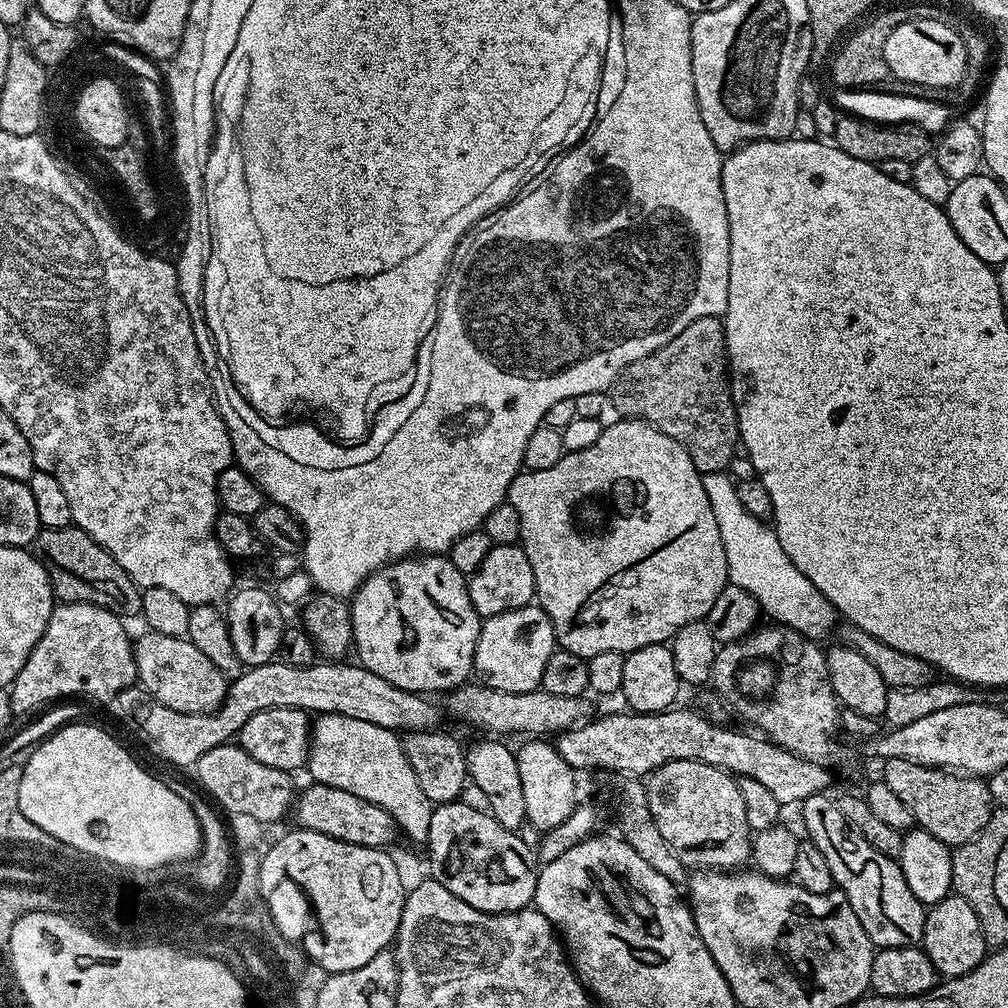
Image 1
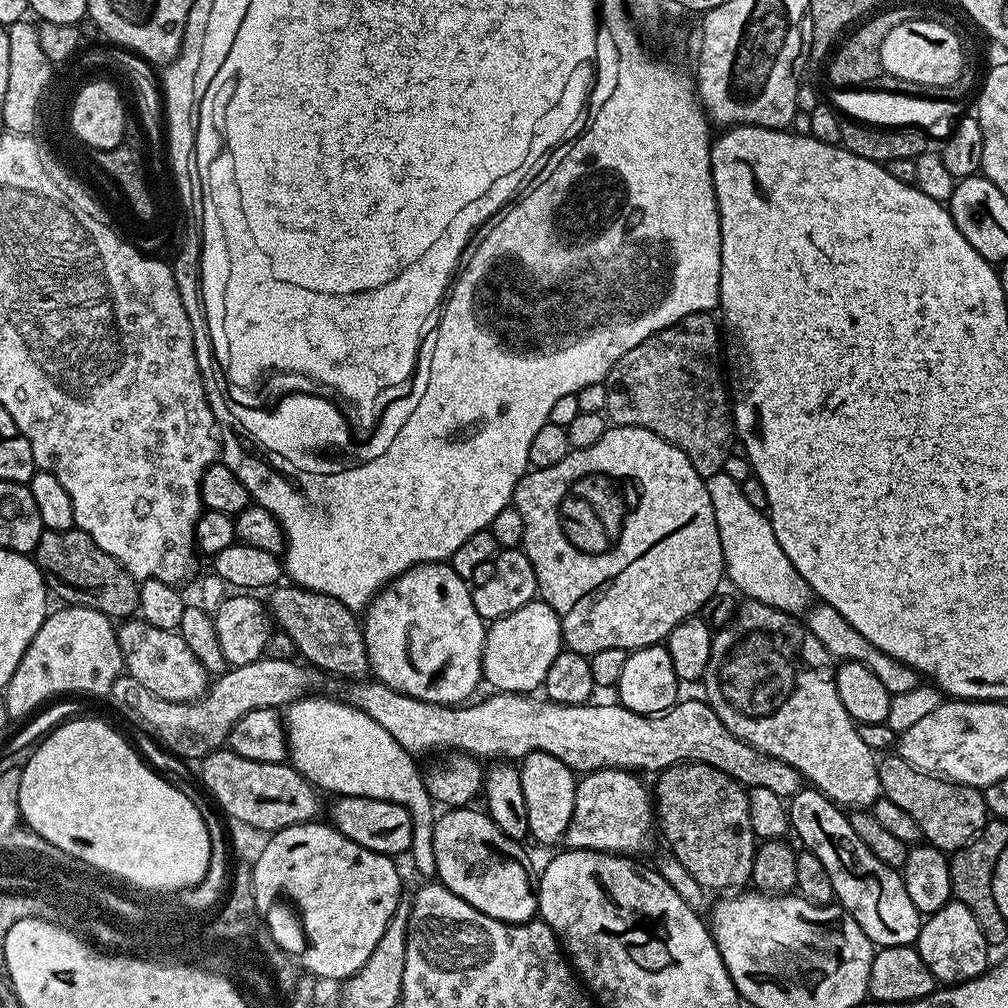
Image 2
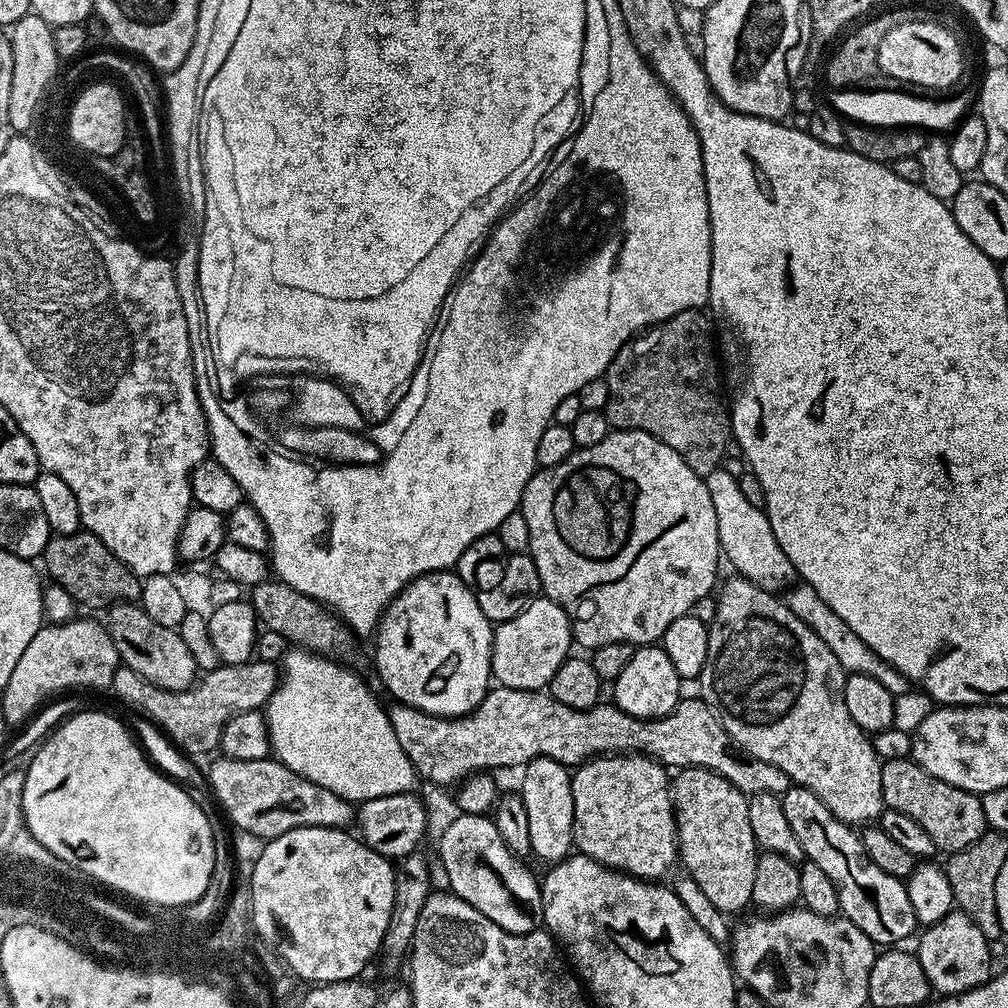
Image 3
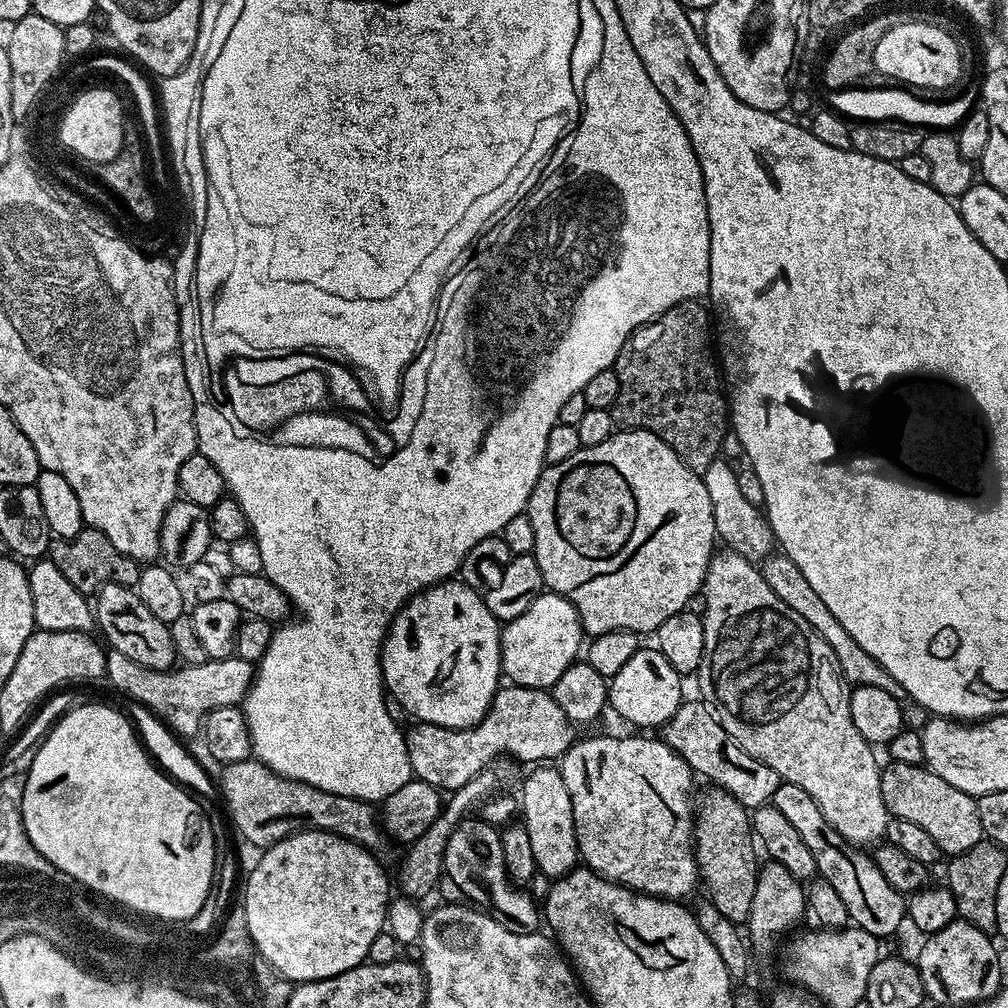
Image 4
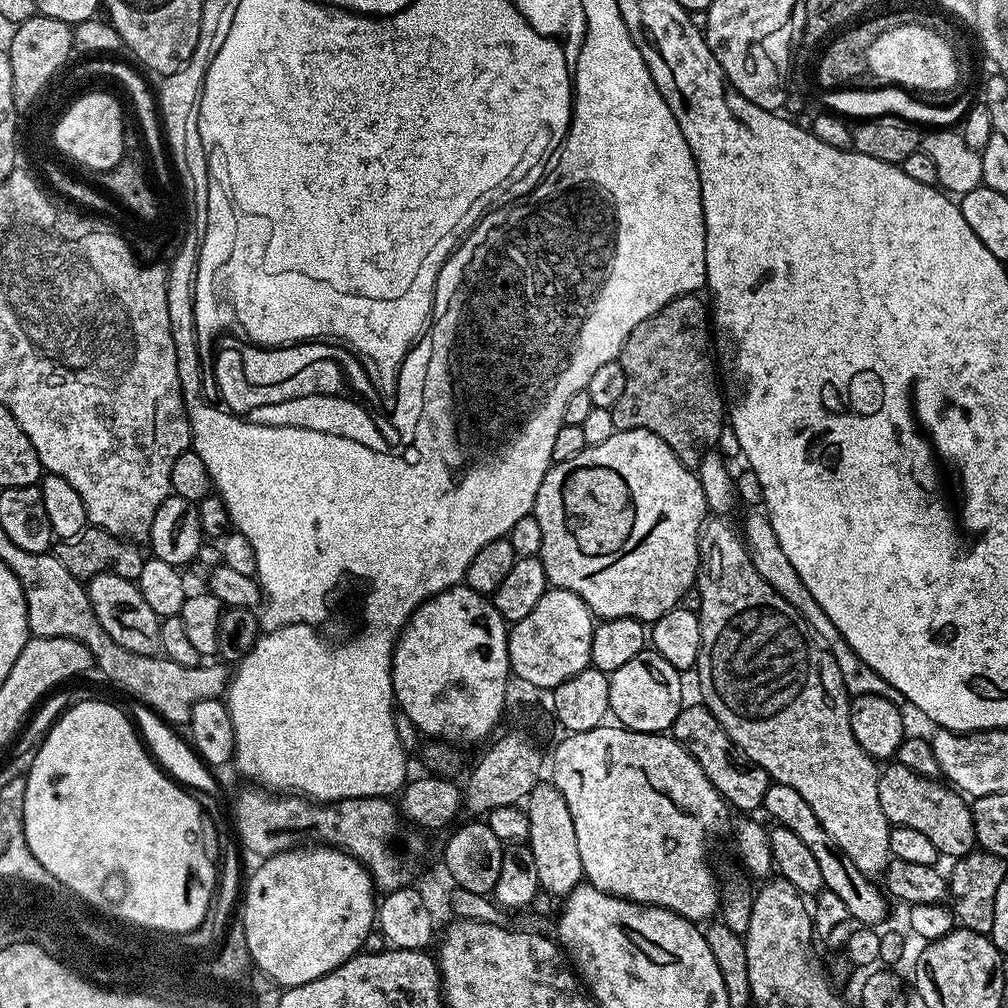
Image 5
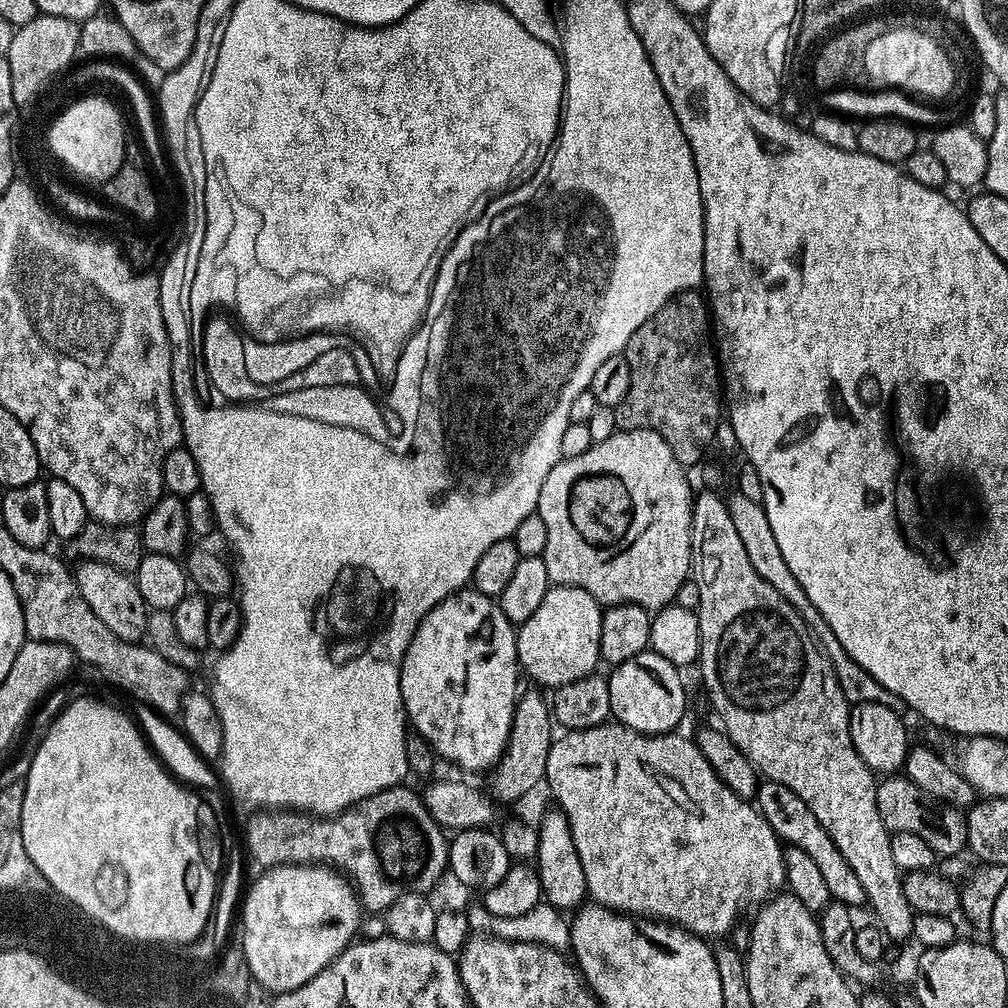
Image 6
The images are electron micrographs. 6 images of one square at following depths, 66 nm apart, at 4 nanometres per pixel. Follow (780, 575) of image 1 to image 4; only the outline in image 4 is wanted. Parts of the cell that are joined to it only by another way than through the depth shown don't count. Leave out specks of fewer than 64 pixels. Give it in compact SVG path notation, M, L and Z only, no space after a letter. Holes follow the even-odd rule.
M717 458L702 474L706 494L710 494L710 506L714 506L716 535L723 543L724 540L728 543L725 545L731 551L742 554L747 560L760 562L773 549L772 528L768 525L767 515L741 493L736 473L737 469L731 468L724 458Z

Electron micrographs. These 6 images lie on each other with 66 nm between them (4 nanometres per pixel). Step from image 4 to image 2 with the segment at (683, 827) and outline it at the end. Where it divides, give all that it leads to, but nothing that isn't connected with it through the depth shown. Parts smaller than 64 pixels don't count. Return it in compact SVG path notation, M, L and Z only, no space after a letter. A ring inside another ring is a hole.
M603 768L587 773L576 785L574 814L563 843L568 848L614 852L629 858L644 852L654 830L654 796L635 771Z

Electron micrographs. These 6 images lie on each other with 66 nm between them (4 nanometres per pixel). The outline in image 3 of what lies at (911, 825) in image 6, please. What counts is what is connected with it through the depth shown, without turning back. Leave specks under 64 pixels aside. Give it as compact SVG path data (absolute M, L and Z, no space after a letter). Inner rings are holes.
M911 758L883 761L880 777L885 808L893 808L914 818L914 822L918 822L918 826L922 826L922 830L934 838L941 853L966 850L966 846L978 842L978 838L988 828L977 793L950 786L950 782L942 782L942 778L926 774L926 770L922 770L922 766L915 764Z

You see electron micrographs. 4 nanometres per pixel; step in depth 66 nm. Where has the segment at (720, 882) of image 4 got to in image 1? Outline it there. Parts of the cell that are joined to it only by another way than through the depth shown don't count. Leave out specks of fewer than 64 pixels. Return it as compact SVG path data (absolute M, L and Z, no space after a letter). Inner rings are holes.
M676 759L649 773L644 785L654 824L686 868L733 871L749 861L752 831L739 781L731 773L697 760Z

